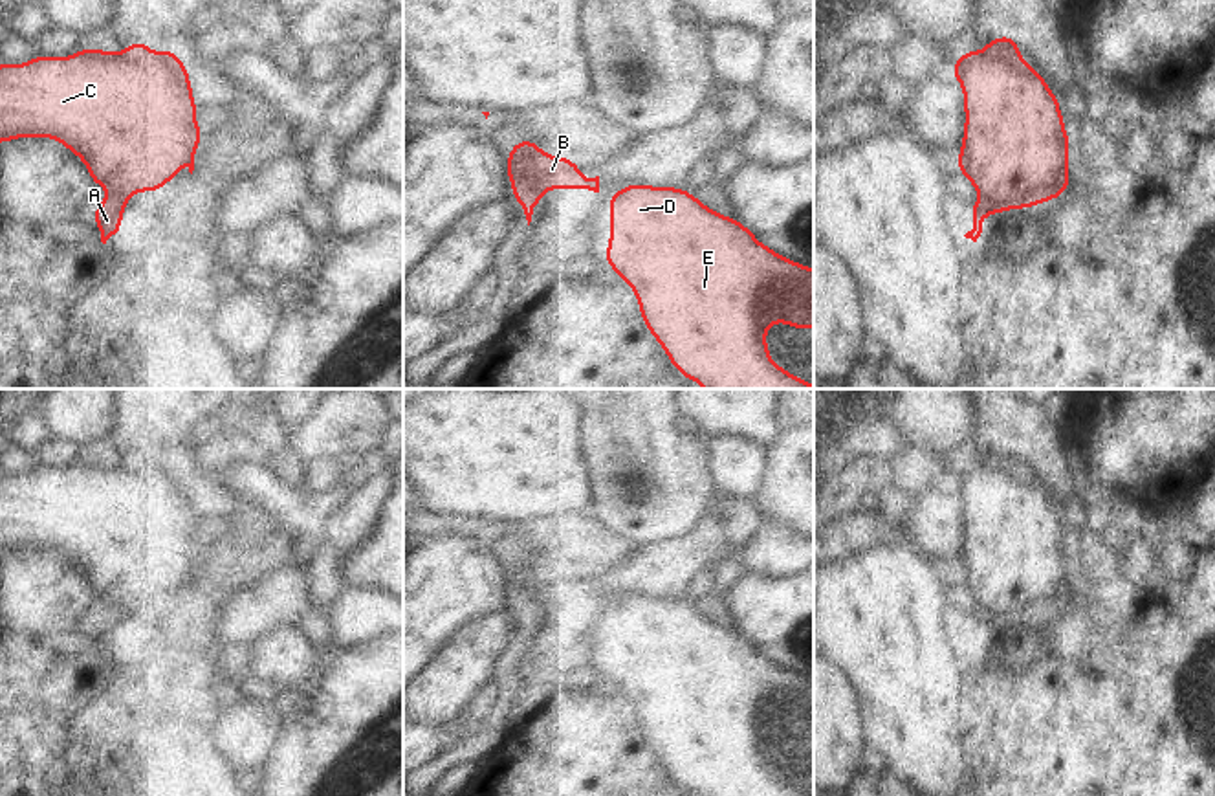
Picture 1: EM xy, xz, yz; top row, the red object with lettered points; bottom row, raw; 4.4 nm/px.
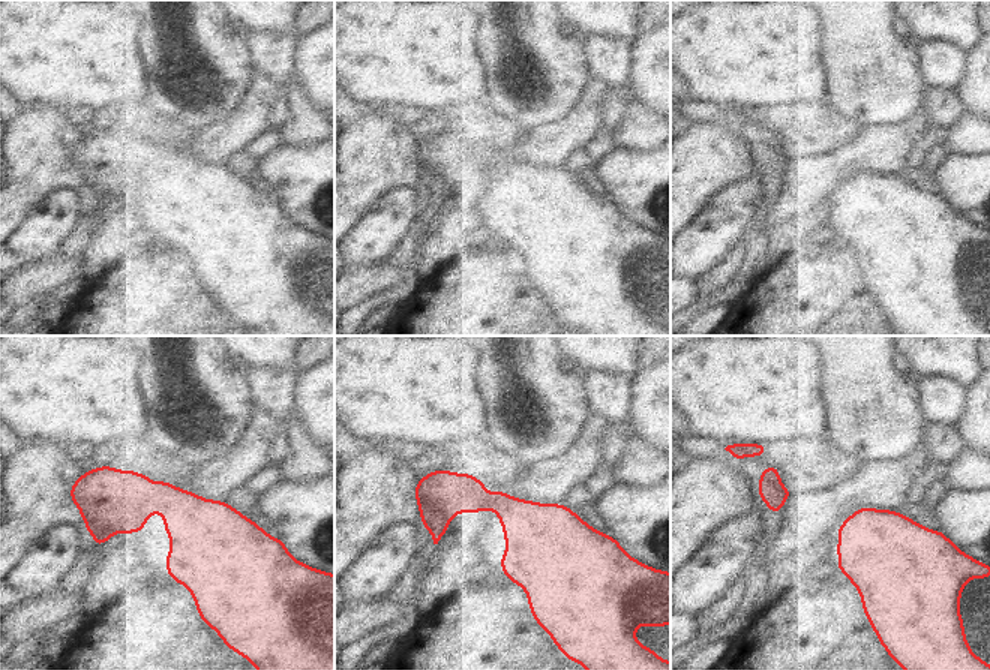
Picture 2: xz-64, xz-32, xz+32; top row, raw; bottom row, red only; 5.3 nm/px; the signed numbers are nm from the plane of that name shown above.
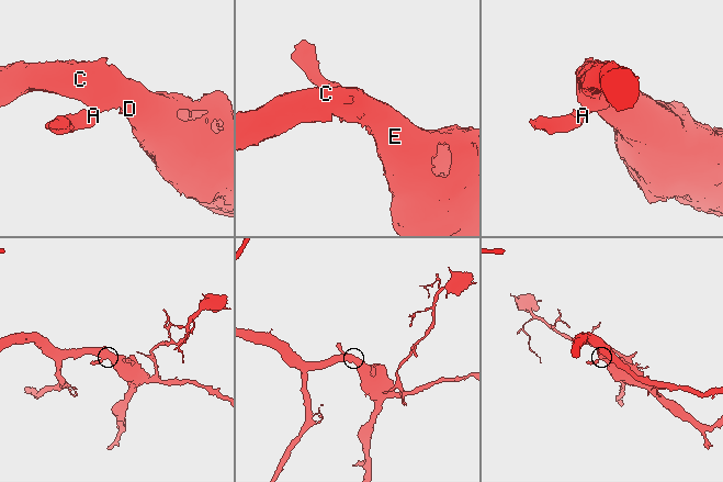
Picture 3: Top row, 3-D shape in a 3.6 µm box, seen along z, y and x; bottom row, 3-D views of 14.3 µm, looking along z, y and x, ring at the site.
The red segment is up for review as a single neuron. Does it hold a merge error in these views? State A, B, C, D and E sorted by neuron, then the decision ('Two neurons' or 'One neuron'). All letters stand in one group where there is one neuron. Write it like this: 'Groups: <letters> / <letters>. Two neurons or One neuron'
Groups: A / B C D E. Two neurons

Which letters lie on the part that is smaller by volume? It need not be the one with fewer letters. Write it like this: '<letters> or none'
A

